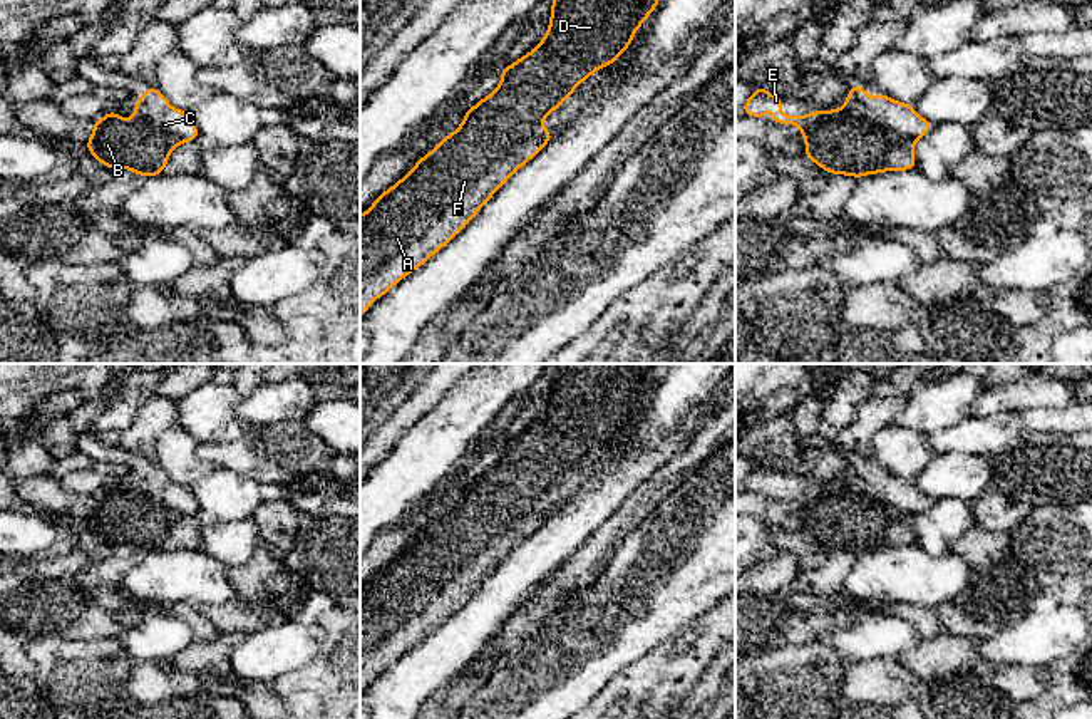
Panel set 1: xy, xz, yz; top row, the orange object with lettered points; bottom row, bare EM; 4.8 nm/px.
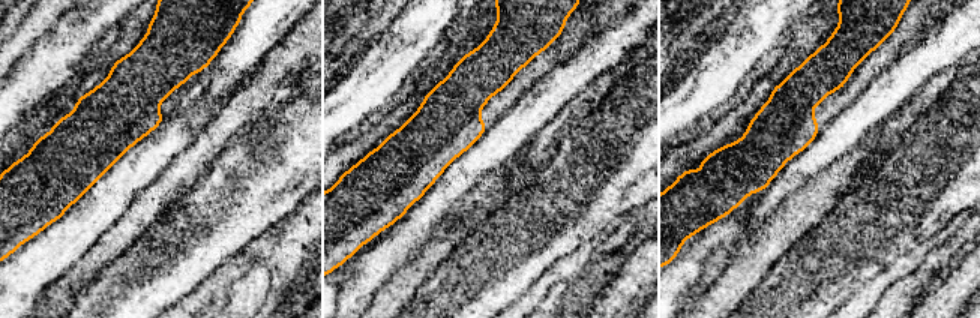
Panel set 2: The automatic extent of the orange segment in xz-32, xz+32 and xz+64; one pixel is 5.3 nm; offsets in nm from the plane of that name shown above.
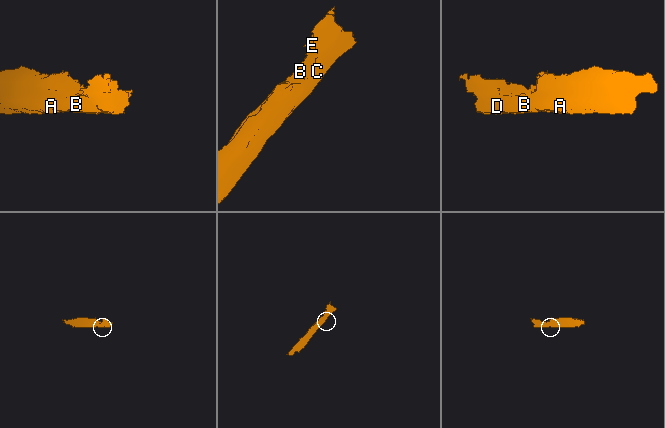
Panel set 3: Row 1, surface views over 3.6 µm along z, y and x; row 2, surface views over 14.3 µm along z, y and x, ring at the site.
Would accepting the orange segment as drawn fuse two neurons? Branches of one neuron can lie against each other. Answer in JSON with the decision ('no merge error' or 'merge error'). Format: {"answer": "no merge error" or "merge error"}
{"answer": "no merge error"}

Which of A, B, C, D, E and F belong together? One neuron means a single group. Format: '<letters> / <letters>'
A B C D E F

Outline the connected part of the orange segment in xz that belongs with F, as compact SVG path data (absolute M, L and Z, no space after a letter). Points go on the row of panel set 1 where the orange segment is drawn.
M553 0L549 28L543 40L529 54L501 69L497 89L466 111L456 131L439 141L360 215L360 318L373 300L384 297L444 248L519 168L541 153L554 137L551 131L543 129L544 117L559 109L590 75L615 64L633 42L635 30L645 23L658 3L660 0Z

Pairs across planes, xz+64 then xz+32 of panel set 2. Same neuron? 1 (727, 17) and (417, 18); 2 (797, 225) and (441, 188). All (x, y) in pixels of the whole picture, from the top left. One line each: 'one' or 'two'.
1: two
2: two

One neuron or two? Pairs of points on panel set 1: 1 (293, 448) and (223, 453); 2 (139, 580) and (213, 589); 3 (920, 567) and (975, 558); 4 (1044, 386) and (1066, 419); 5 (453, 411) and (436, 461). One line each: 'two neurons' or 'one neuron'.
1: one neuron
2: one neuron
3: two neurons
4: two neurons
5: one neuron

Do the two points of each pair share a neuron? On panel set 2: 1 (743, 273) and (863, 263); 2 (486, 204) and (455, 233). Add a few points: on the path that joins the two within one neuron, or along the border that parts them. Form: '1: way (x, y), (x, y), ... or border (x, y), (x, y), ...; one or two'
1: border (778, 260), (767, 273); two
2: way (479, 207), (461, 225); one

